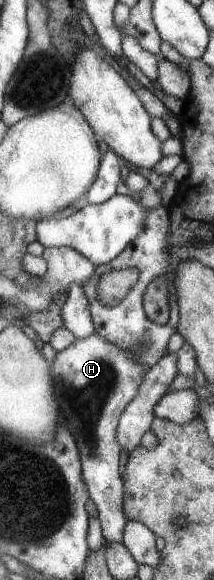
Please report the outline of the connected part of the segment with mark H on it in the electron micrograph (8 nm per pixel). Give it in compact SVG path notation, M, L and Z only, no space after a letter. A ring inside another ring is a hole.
M95 332L85 339L75 338L69 347L56 352L49 363L59 420L77 445L88 497L97 511L103 539L109 543L121 543L126 521L122 509L123 483L119 479L121 451L115 439L115 427L121 411L137 393L137 387L141 385L147 370L135 358L129 357L127 351L107 343Z

